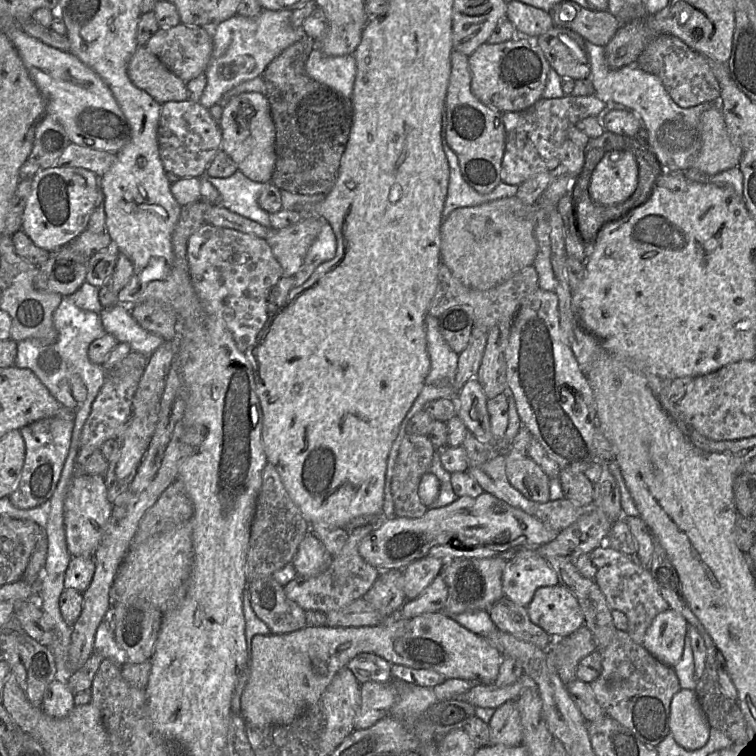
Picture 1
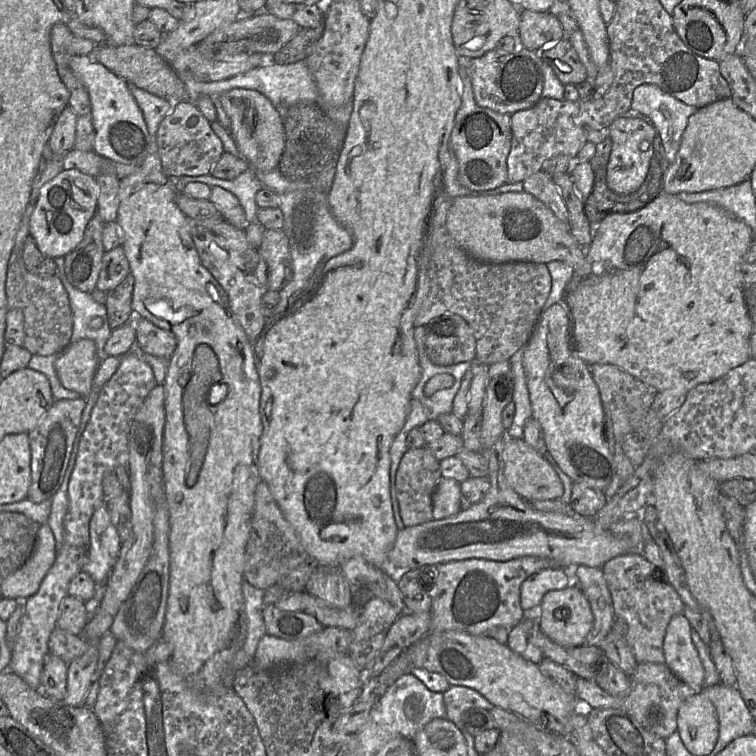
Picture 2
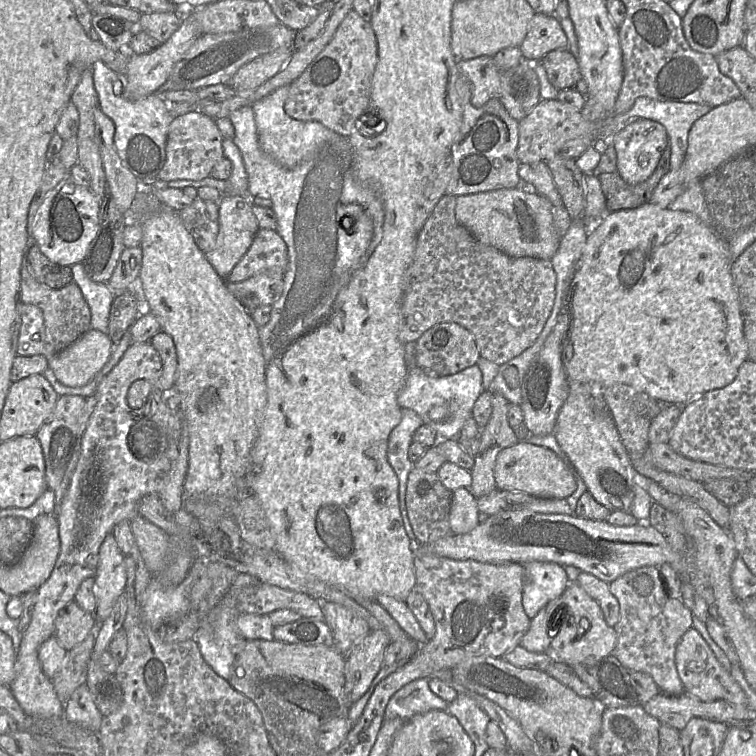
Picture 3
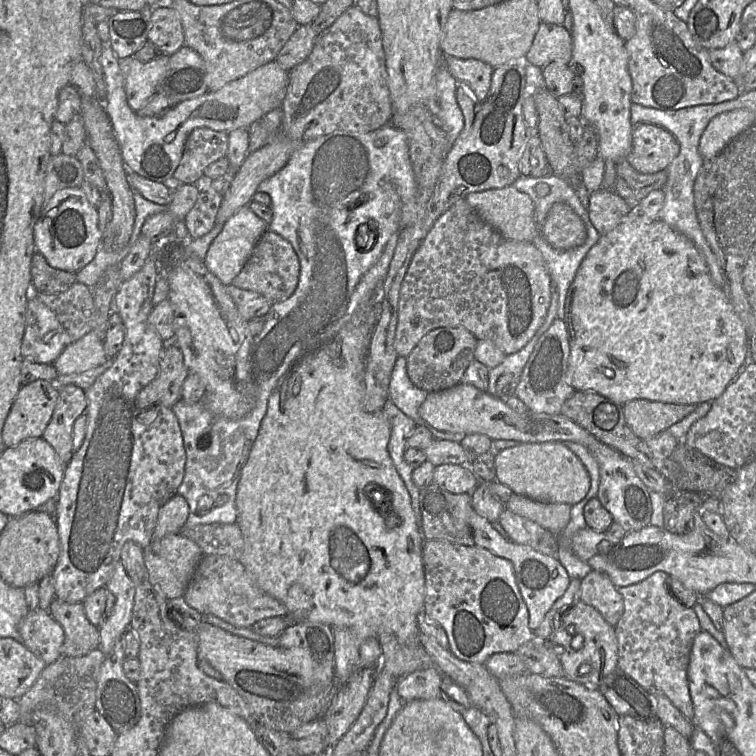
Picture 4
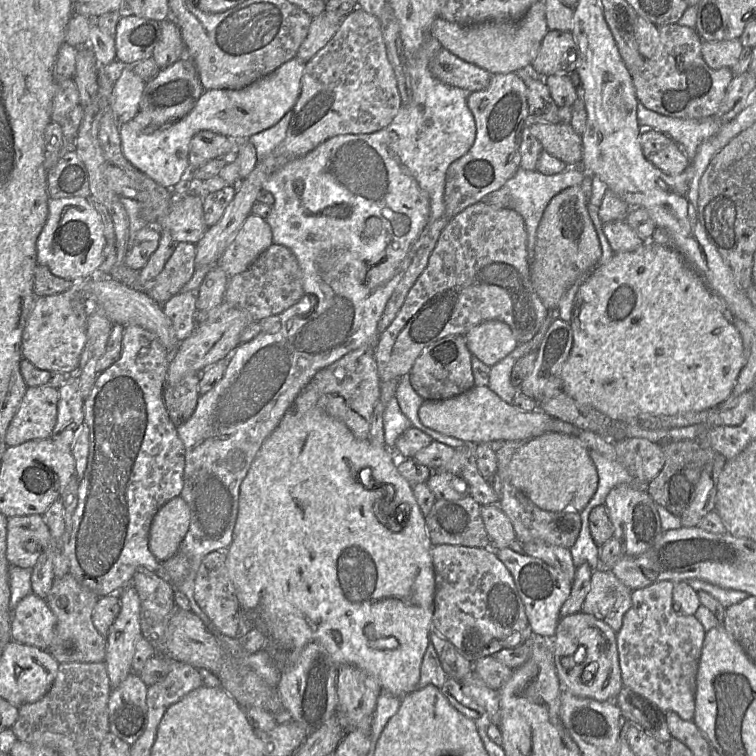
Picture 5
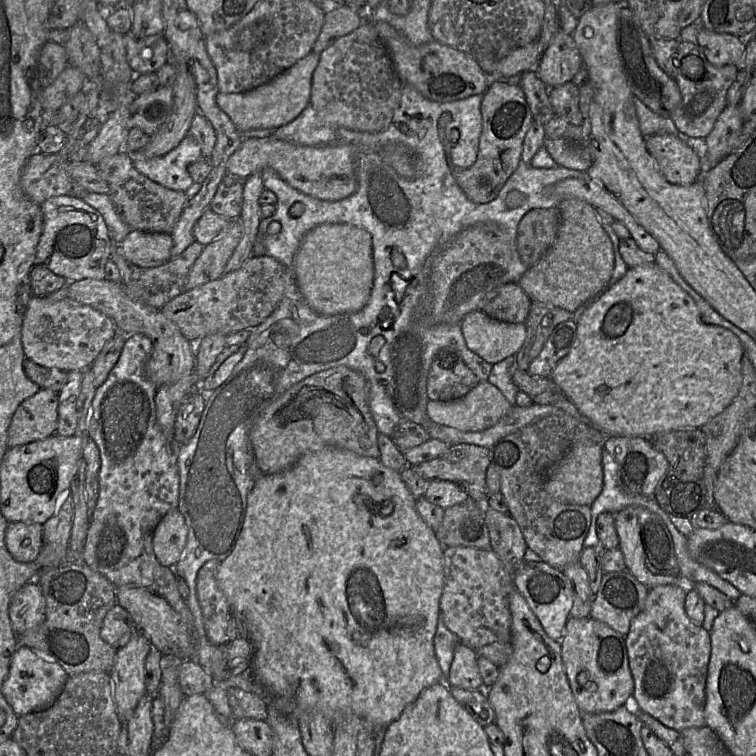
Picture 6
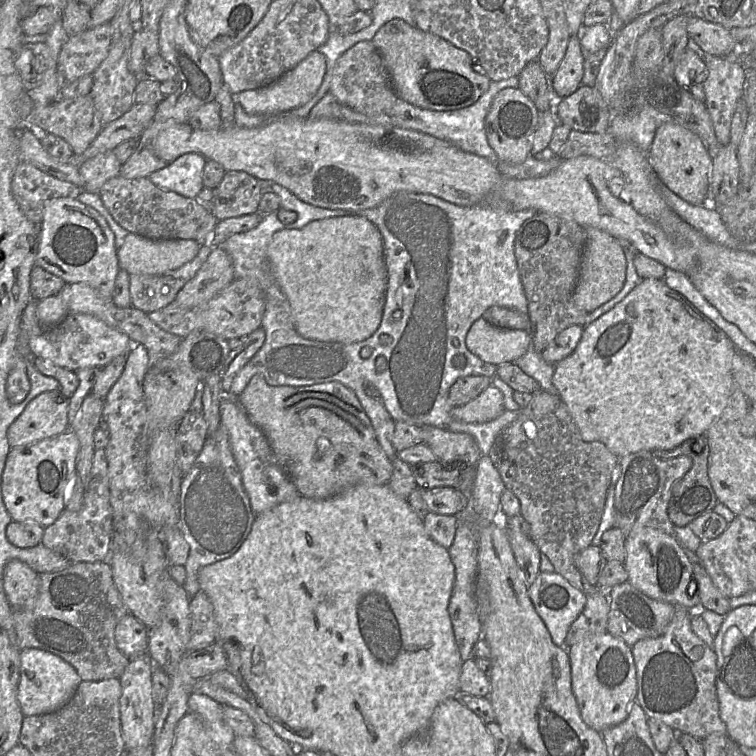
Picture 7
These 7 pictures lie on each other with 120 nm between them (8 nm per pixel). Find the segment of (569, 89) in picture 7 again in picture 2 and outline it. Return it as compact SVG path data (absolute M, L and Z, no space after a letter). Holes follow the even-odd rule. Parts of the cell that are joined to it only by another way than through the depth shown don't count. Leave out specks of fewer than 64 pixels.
M520 10L520 22L518 28L519 45L534 51L541 51L566 34L558 21L550 12L534 12Z

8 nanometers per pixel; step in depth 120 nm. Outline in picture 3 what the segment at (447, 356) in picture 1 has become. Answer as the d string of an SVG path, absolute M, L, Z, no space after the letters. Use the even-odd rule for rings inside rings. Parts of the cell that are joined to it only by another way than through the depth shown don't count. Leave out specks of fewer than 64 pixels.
M417 341L405 345L404 359L408 367L405 385L398 395L398 404L401 408L414 410L423 420L436 431L439 439L456 439L460 435L465 421L471 417L472 408L478 397L484 392L482 373L477 364L470 366L456 374L433 377L422 371L416 364ZM448 402L451 416L446 421L435 421L430 418L429 410L435 405Z

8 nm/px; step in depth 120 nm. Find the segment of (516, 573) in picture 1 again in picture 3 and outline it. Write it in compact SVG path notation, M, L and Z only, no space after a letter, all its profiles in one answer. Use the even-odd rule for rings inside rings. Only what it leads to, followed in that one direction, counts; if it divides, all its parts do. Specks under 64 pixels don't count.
M532 561L523 566L522 604L531 620L547 602L558 598L570 582L564 566L557 563Z

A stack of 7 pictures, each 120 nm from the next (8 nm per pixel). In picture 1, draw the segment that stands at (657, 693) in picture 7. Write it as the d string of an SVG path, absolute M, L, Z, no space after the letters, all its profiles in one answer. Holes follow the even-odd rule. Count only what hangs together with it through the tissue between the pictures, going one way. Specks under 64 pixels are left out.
M607 544L596 548L589 556L597 568L594 581L604 594L608 605L612 610L619 610L626 615L629 636L635 643L642 645L645 633L654 618L669 609L649 569L633 556L617 551Z

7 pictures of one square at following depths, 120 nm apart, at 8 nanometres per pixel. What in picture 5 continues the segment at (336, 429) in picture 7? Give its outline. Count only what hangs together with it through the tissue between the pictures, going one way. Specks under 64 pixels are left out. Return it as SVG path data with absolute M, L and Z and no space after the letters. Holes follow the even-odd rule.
M366 345L351 351L321 369L302 391L306 388L313 388L315 391L316 406L329 416L344 423L357 439L369 439L371 416L380 395L380 379L374 346Z

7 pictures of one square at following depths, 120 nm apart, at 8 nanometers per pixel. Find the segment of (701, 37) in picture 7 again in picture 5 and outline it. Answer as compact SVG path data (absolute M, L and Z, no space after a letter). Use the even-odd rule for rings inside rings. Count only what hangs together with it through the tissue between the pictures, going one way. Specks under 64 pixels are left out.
M739 39L725 41L702 41L701 53L711 69L732 68L739 61L743 45Z

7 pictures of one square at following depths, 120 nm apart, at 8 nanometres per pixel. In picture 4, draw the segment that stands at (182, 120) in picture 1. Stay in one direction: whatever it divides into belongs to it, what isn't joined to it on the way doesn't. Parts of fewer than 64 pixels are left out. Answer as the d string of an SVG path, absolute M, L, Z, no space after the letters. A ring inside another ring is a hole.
M196 128L188 136L182 159L173 174L181 183L193 184L210 164L226 157L228 133L210 128Z

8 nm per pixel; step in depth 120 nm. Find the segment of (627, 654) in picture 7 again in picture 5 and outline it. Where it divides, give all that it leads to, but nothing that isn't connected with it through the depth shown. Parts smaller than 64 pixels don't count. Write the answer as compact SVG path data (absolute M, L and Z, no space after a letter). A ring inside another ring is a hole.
M583 611L573 613L560 619L555 637L550 642L563 690L582 698L614 702L624 685L619 665L616 632L608 624Z

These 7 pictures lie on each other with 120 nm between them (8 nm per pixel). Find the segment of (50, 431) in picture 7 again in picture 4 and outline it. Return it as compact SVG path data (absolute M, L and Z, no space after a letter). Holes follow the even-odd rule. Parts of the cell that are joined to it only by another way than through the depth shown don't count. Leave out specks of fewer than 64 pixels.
M36 380L19 389L2 428L5 447L14 447L31 438L40 438L58 400L54 382Z

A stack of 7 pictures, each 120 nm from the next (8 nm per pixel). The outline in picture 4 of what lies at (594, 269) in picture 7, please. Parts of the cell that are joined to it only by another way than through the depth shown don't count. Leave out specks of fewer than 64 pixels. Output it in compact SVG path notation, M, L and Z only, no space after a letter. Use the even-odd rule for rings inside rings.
M556 203L548 212L543 237L556 250L567 251L583 245L587 229L582 218L565 203Z

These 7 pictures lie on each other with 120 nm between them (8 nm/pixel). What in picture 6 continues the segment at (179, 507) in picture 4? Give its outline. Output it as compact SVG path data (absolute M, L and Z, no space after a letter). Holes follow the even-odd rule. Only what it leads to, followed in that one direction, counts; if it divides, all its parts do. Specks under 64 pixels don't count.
M178 508L167 512L153 533L153 551L162 566L174 567L186 545L188 529Z

